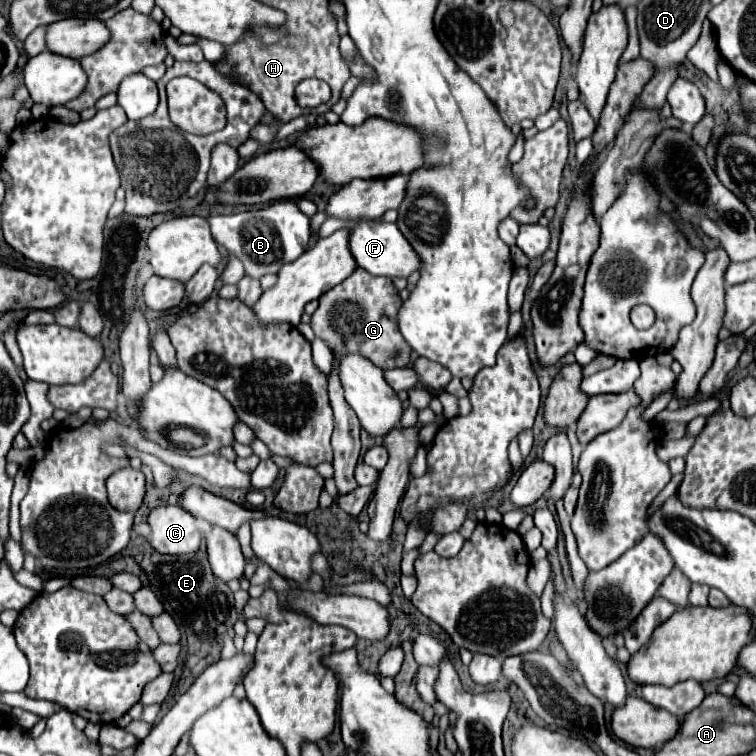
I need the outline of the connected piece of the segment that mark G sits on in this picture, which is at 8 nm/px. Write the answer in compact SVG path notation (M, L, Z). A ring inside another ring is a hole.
M357 267L343 283L339 283L335 289L329 289L319 299L319 307L311 317L311 329L329 345L331 351L337 351L339 355L349 351L361 353L383 371L407 367L411 349L407 347L395 325L395 315L399 307L401 299L391 279L373 277ZM353 309L357 309L359 315L351 315Z

